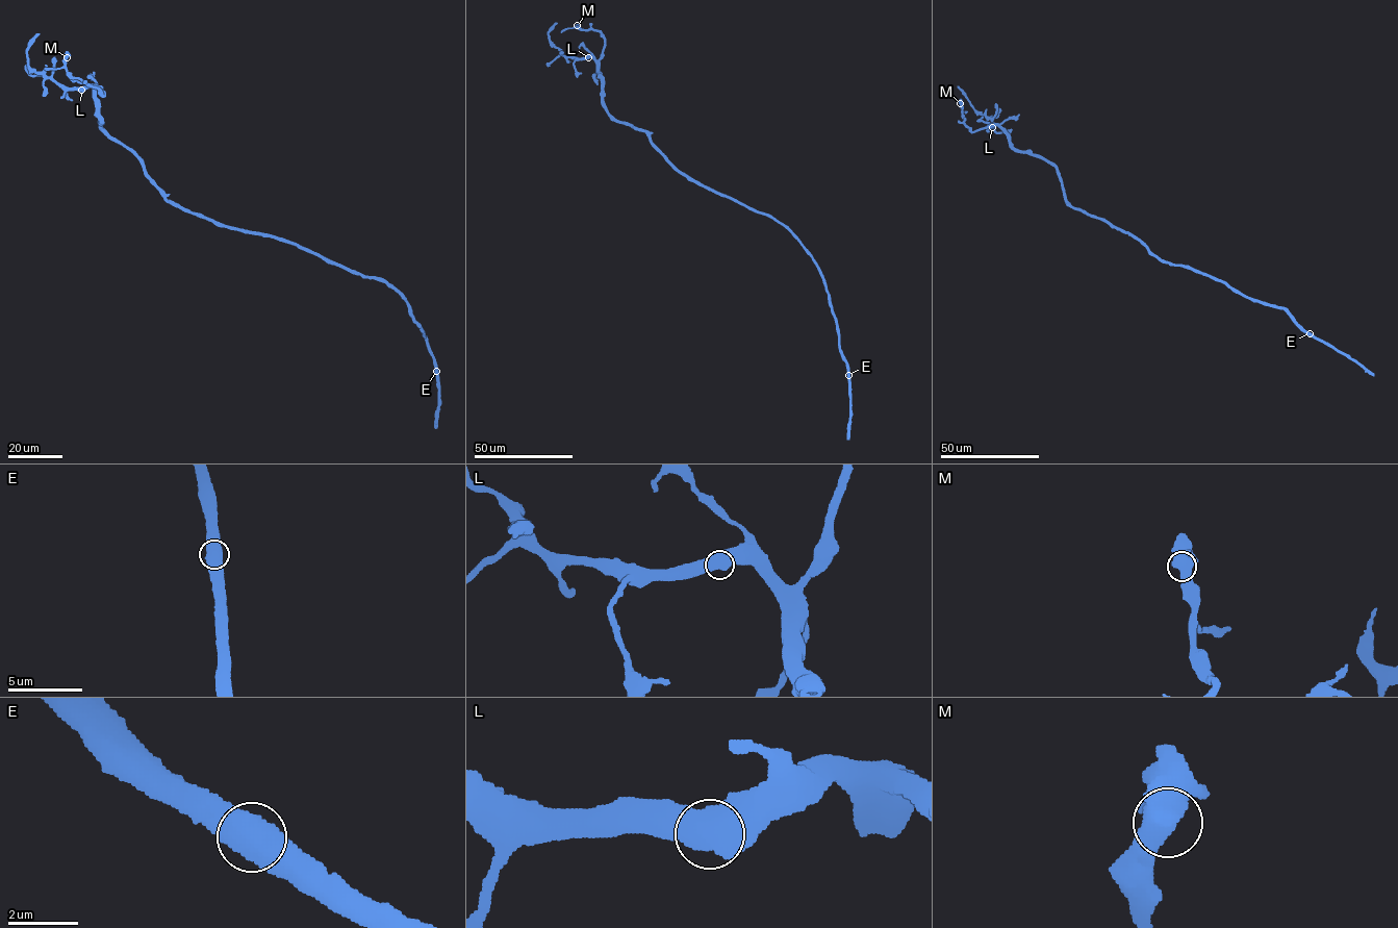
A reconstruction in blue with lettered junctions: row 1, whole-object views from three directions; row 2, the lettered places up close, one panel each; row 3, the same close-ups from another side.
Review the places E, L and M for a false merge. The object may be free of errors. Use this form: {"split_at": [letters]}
{"split_at": []}

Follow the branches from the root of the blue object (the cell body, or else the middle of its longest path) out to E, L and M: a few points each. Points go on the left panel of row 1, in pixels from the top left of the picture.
E: (273, 236), (353, 271), (384, 280), (406, 300), (410, 315), (421, 327), (436, 371)
L: (273, 236), (218, 225), (169, 201), (147, 174), (144, 165), (101, 127), (99, 101), (93, 86), (81, 90)
M: (273, 236), (218, 225), (169, 201), (144, 165), (101, 127), (95, 86), (104, 93), (74, 78), (67, 57)

